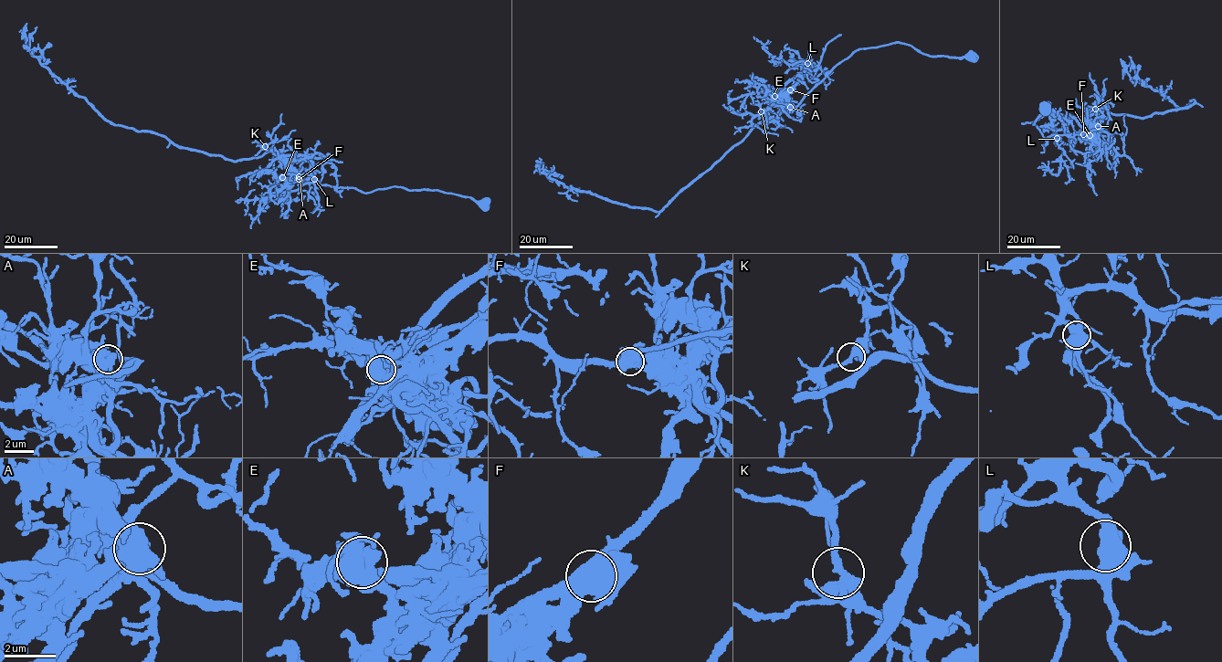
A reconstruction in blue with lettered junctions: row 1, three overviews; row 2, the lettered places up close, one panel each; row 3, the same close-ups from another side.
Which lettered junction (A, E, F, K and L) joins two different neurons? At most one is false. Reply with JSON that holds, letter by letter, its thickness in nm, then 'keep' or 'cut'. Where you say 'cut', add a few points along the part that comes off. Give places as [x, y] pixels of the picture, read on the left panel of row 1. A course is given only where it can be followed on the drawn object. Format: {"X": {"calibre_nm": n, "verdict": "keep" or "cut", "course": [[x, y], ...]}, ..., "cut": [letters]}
{"A": {"calibre_nm": 700, "verdict": "keep"}, "E": {"calibre_nm": 750, "verdict": "keep"}, "F": {"calibre_nm": 800, "verdict": "cut", "course": [[299, 179], [291, 180], [355, 188], [364, 193], [398, 186], [439, 191], [472, 197], [489, 208]]}, "K": {"calibre_nm": 360, "verdict": "keep"}, "L": {"calibre_nm": 600, "verdict": "keep"}, "cut": ["F"]}

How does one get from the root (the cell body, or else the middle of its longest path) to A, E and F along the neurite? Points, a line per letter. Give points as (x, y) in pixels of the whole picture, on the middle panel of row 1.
A: (971, 56), (961, 58), (929, 56), (898, 42), (858, 49), (834, 66), (790, 111), (786, 107), (790, 107)
E: (971, 56), (961, 58), (929, 56), (898, 42), (858, 49), (834, 66), (791, 110), (774, 96)
F: (971, 56), (961, 58), (929, 56), (898, 42), (858, 49), (834, 66), (790, 111), (783, 99), (791, 89)

